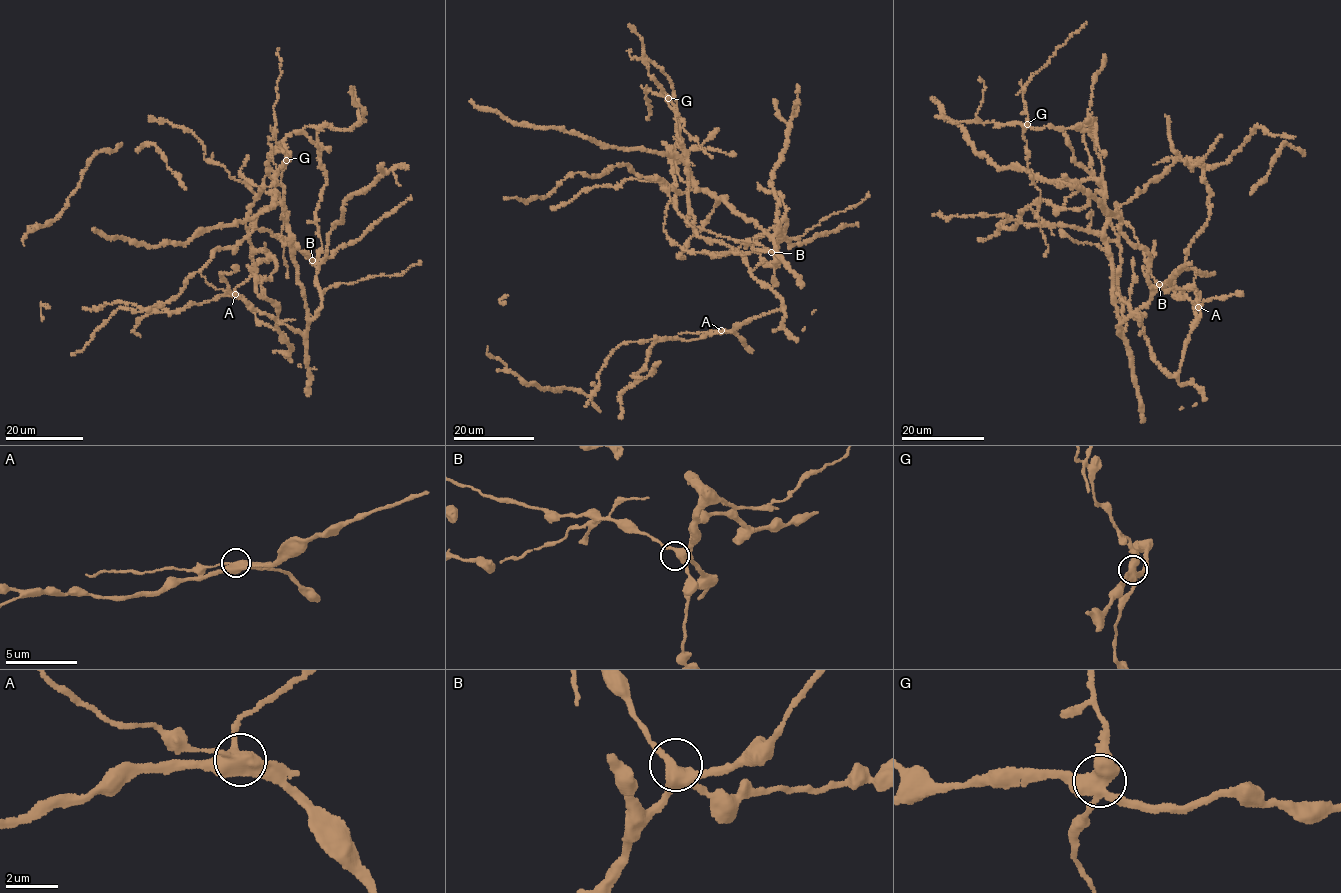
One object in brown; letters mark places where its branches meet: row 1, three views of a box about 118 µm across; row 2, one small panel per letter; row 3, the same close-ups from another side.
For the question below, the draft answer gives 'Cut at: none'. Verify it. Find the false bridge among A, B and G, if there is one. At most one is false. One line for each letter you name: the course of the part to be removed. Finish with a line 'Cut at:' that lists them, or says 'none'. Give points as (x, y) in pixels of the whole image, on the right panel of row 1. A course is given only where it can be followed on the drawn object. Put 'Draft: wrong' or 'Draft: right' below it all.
G: (1026, 124), (1023, 133), (1028, 171), (1032, 183), (1041, 191), (1038, 223), (1048, 247), (1044, 257)
Cut at: G
Draft: wrong

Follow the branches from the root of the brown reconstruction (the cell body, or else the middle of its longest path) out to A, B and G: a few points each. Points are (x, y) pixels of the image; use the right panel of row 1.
A: (1119, 266), (1116, 294), (1142, 325), (1151, 358), (1171, 375), (1179, 371), (1189, 334), (1199, 316), (1198, 307)
B: (1119, 266), (1119, 236), (1095, 191), (1104, 196), (1120, 333), (1159, 284)
G: (1119, 266), (1119, 236), (1104, 196), (1094, 194), (1105, 187), (1094, 137), (1074, 127), (1026, 124)

